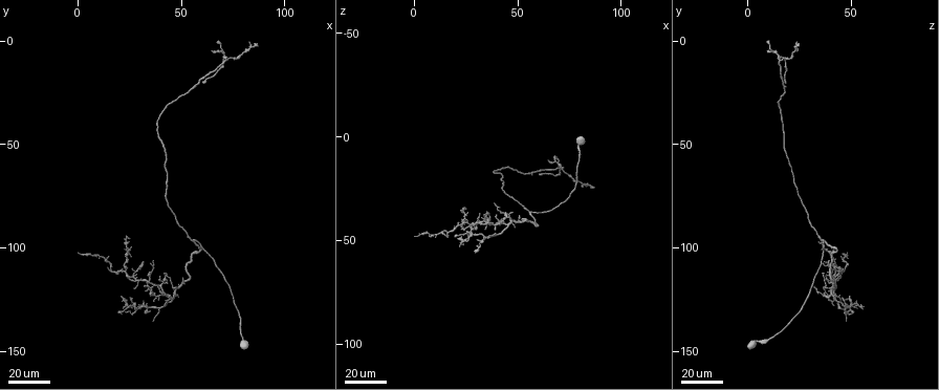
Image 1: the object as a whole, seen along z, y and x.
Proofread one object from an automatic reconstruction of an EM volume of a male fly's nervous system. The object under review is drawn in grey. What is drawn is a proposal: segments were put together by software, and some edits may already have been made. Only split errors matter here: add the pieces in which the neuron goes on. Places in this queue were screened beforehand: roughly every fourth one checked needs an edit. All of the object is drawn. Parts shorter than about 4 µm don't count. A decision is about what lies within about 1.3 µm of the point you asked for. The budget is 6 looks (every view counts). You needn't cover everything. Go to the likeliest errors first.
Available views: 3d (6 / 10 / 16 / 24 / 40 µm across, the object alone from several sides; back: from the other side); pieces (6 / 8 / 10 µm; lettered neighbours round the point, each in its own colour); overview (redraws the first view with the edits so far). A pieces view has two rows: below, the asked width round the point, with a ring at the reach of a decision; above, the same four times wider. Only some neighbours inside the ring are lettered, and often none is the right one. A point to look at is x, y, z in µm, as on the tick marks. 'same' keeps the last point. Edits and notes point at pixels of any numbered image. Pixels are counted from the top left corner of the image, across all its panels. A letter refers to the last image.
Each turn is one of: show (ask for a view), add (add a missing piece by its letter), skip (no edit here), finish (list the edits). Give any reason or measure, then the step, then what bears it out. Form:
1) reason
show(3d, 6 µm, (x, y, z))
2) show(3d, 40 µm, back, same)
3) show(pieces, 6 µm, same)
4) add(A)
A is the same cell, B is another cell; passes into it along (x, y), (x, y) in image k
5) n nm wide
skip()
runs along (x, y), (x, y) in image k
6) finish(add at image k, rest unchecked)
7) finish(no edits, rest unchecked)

branch stops here
show(3d, 40 µm, (60, 20, 17))

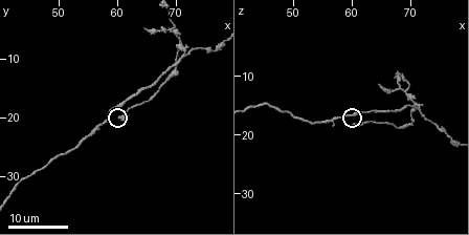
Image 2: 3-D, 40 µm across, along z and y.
show(pieces, 10 µm, (61.0, 20.5, 18.0))

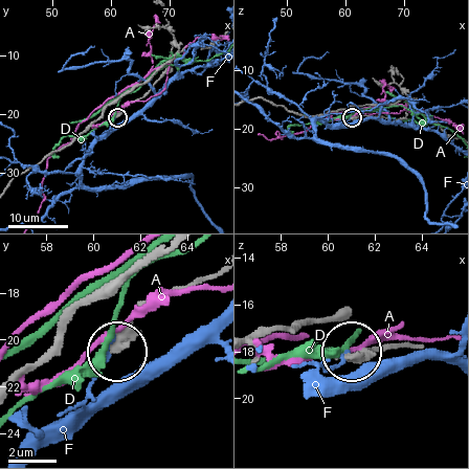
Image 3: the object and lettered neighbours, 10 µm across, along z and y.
skip()
A, D and F are other cells; no lettered piece goes on from it

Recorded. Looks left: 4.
an open end
show(3d, 24 µm, (31, 118, 43))

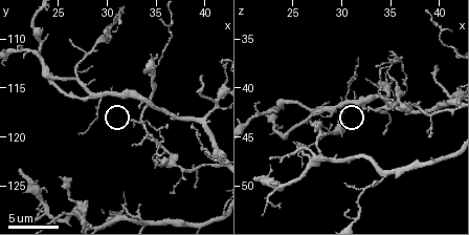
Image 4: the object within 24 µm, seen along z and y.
see the neighbours
show(pieces, 8 µm, (31.8, 118.6, 42.4))

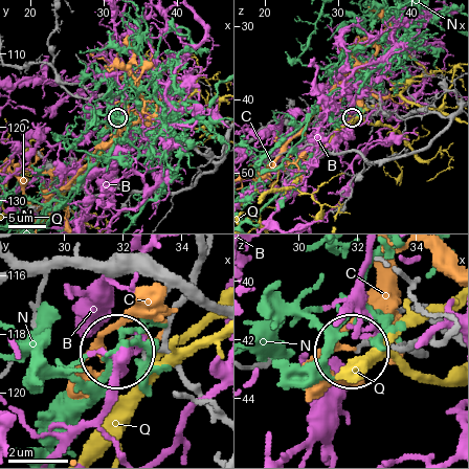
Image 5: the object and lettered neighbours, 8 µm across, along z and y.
skip()
B, C, N and Q are other cells; none of them fits

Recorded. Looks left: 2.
thin end
show(3d, 24 µm, (47, 120, 36))

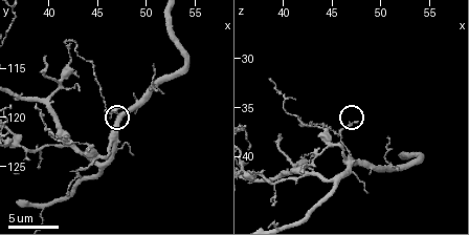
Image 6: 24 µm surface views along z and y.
see the neighbours
show(pieces, 8 µm, (47.8, 119.0, 36.6))

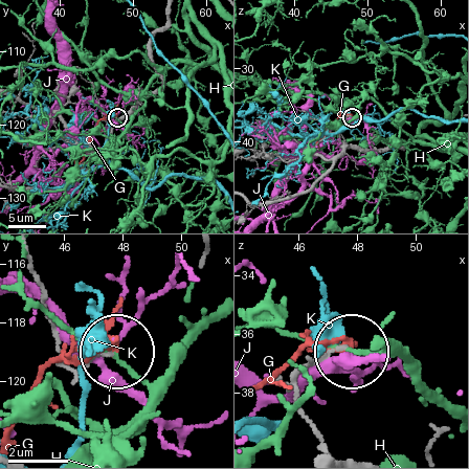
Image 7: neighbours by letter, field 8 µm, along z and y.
skip()
G, H, J and K are other cells; no lettered piece goes on from it

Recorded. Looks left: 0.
finish(no edits, rest unchecked)

